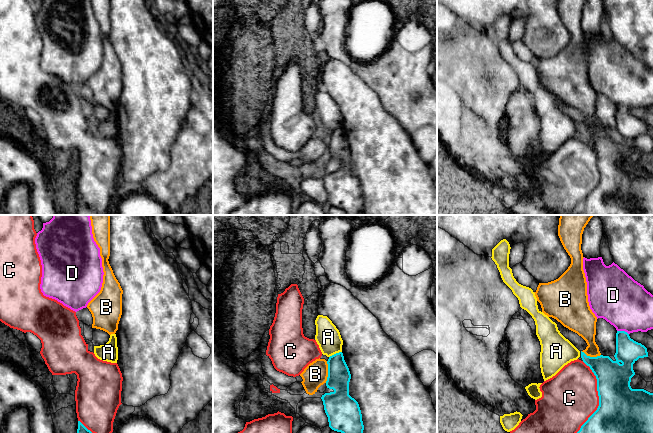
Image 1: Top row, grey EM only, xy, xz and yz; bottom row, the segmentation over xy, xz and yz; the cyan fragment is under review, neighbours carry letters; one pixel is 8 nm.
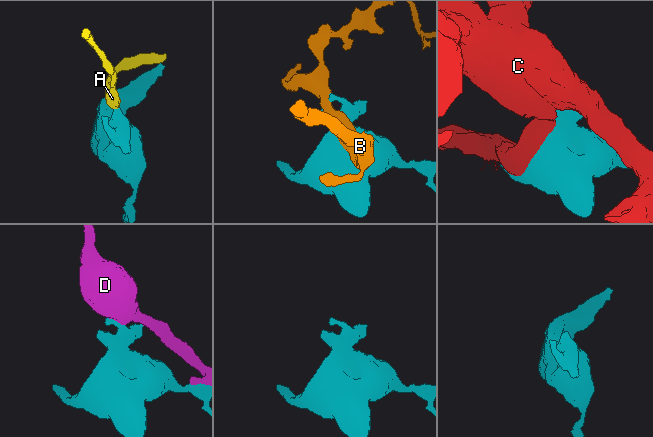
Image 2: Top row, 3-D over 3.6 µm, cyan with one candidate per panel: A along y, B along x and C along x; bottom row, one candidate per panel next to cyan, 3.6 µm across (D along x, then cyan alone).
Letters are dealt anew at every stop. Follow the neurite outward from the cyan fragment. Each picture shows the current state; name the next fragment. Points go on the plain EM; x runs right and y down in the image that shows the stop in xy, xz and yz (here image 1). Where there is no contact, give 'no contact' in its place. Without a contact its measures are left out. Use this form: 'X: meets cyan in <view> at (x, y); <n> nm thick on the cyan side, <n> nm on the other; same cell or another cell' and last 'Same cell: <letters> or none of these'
A: meets cyan in xz at (335, 130); 180 nm thick on the cyan side, 200 nm on the other; another cell
B: meets cyan in xz at (328, 148); 190 nm thick on the cyan side, 190 nm on the other; another cell
C: meets cyan in yz at (599, 176); 460 nm thick on the cyan side, 440 nm on the other; another cell
D: meets cyan in yz at (623, 107); 200 nm thick on the cyan side, 400 nm on the other; another cell
Same cell: none of these

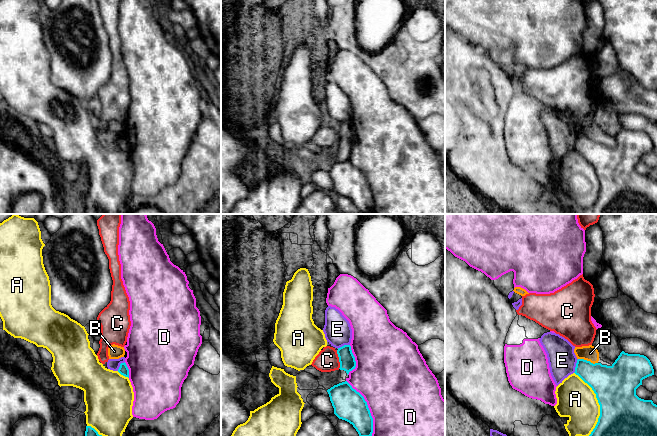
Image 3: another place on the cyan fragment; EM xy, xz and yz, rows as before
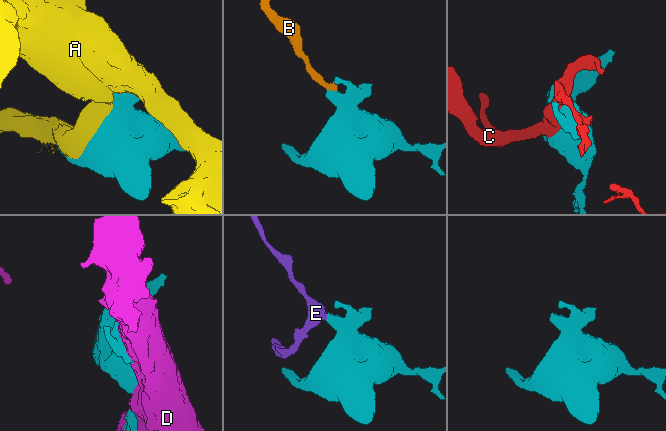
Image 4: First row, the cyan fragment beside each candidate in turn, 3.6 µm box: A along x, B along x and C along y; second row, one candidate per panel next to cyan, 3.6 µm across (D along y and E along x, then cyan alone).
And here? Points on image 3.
A: meets cyan in yz at (598, 178); 400 nm thick on the cyan side, 300 nm on the other; another cell
B: meets cyan in yz at (588, 137); 280 nm thick on the cyan side, 120 nm on the other; another cell
C: meets cyan in xz at (339, 135); 130 nm thick on the cyan side, 180 nm on the other; another cell
D: meets cyan in xz at (367, 183); 260 nm thick on the cyan side, 480 nm on the other; another cell
E: meets cyan in yz at (576, 142); 240 nm thick on the cyan side, 220 nm on the other; another cell
Same cell: none of these

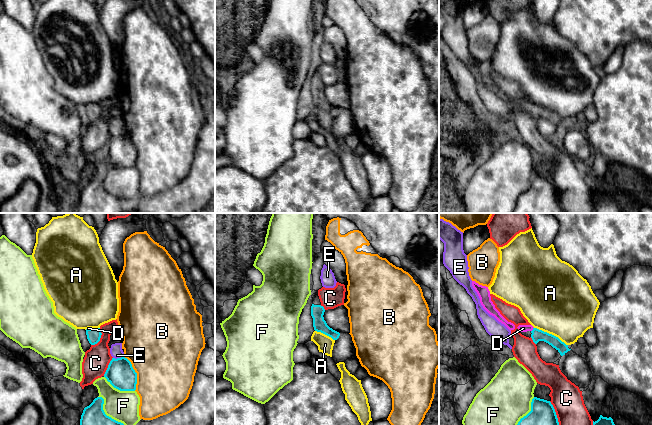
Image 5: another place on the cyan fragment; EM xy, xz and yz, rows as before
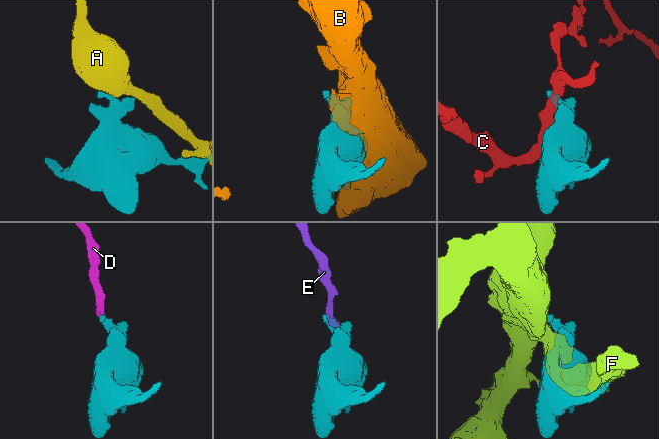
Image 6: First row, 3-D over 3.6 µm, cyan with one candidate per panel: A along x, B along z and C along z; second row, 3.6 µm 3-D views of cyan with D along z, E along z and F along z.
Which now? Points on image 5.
A: meets cyan in yz at (551, 110); 100 nm thick on the cyan side, 500 nm on the other; another cell
B: meets cyan in xy at (136, 149); 220 nm thick on the cyan side, 500 nm on the other; another cell
C: meets cyan in yz at (557, 195); 380 nm thick on the cyan side, 260 nm on the other; another cell
D: meets cyan in yz at (533, 105); 100 nm thick on the cyan side, 60 nm on the other; same cell
E: meets cyan in xy at (118, 134); 220 nm thick on the cyan side, 100 nm on the other; another cell
F: meets cyan in xy at (106, 191); 360 nm thick on the cyan side, 260 nm on the other; another cell
Same cell: D

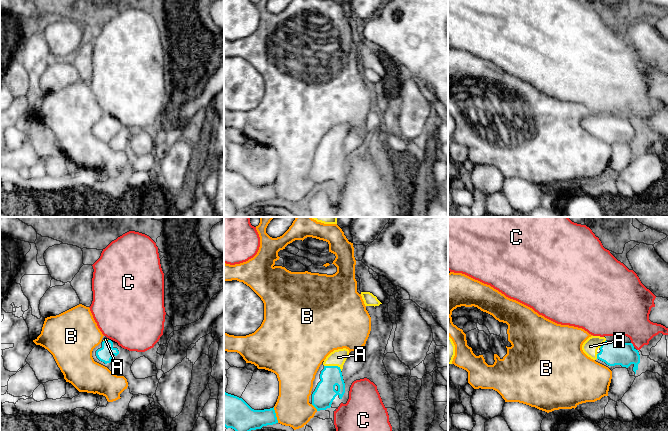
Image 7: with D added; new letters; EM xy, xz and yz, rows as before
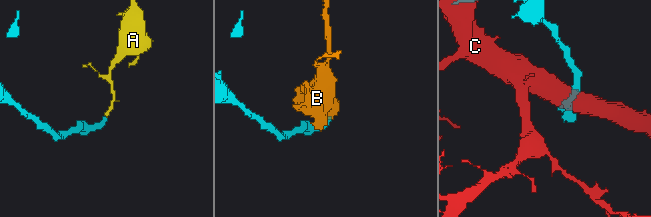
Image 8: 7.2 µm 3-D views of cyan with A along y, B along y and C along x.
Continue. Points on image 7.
A: meets cyan in xz at (333, 142); 170 nm thick on the cyan side, 130 nm on the other; same cell
B: meets cyan in xz at (275, 191); 200 nm thick on the cyan side, 280 nm on the other; another cell
C: meets cyan in yz at (632, 120); 190 nm thick on the cyan side, 360 nm on the other; another cell
Same cell: A

